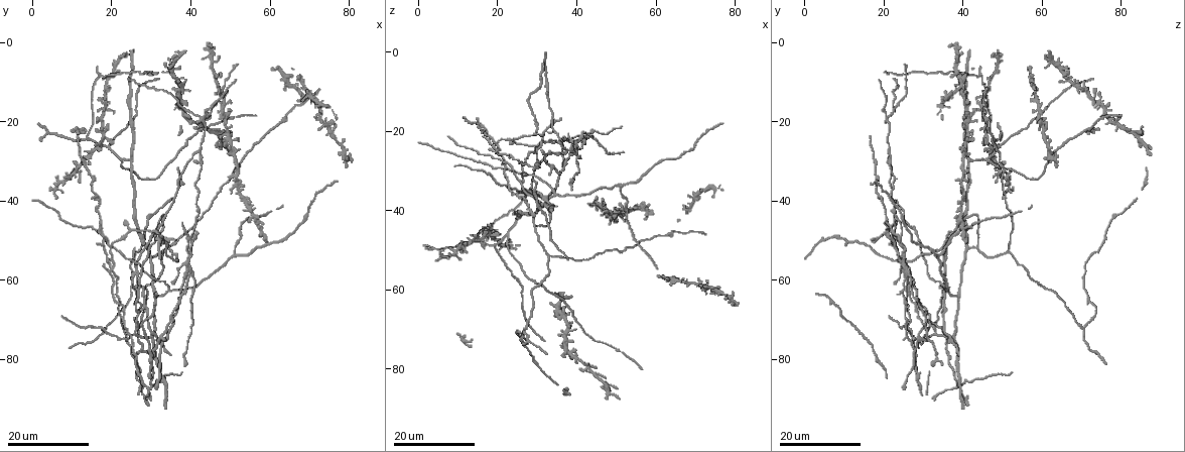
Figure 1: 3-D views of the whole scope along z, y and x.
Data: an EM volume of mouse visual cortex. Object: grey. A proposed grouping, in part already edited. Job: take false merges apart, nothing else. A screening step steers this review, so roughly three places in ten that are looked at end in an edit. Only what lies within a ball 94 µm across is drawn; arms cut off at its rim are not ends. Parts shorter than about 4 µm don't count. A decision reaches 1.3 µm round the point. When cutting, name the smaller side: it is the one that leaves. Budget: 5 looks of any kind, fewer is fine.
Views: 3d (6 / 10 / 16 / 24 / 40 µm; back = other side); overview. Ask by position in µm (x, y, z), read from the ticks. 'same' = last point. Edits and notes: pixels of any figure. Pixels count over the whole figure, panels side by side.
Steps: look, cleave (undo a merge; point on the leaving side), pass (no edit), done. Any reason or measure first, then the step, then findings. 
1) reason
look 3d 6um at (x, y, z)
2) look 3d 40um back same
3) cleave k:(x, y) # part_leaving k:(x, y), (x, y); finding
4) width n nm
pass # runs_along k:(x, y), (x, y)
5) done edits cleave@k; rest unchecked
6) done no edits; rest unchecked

two arms in line, one across
look 3d 24um at (26.0, 57.5, 35.5)

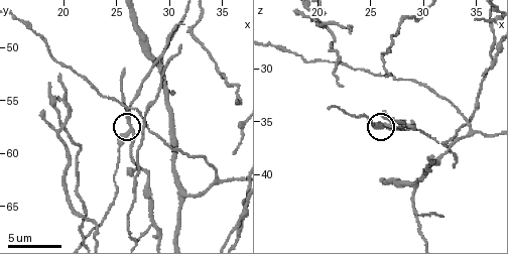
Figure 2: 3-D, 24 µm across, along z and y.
look 3d 10um same

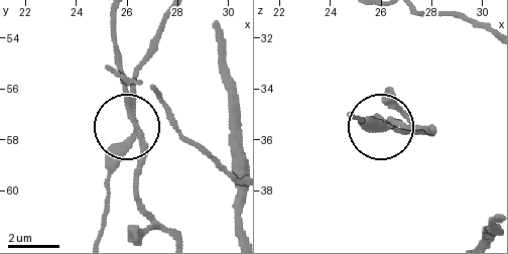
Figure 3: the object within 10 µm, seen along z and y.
arms 3
cleave 3:(147, 150) # part_leaving 3:(129, 115), (142, 152), (136, 198), (168, 236); two neurons meet here

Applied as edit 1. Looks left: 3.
look overview

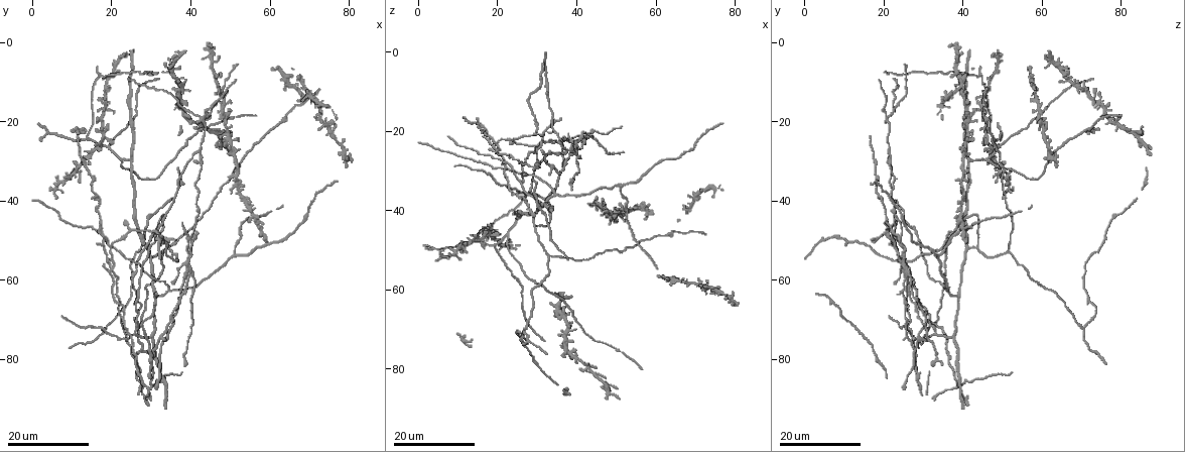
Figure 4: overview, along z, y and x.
a fork
look 3d 16um at (35.0, 63.0, 35.5)

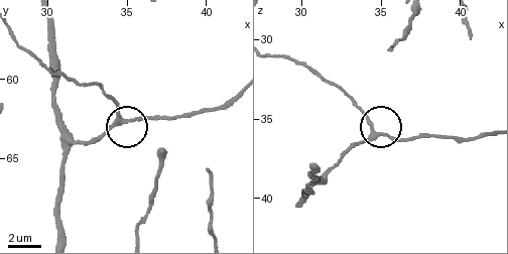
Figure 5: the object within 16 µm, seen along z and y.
look 3d 10um at (34.6, 62.5, 35.9)

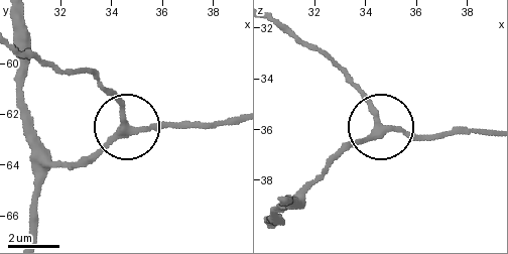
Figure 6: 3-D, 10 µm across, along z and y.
width 270 nm
pass # runs_along 6:(34, 233), (41, 174), (123, 129), (89, 73); all the same neuron

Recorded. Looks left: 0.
done edits cleave@3; rest unchecked

